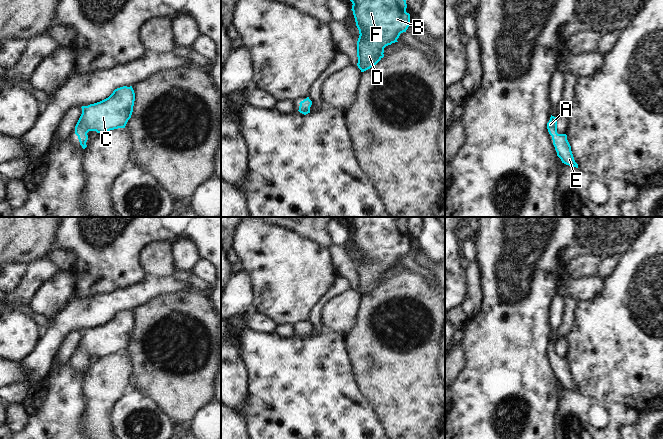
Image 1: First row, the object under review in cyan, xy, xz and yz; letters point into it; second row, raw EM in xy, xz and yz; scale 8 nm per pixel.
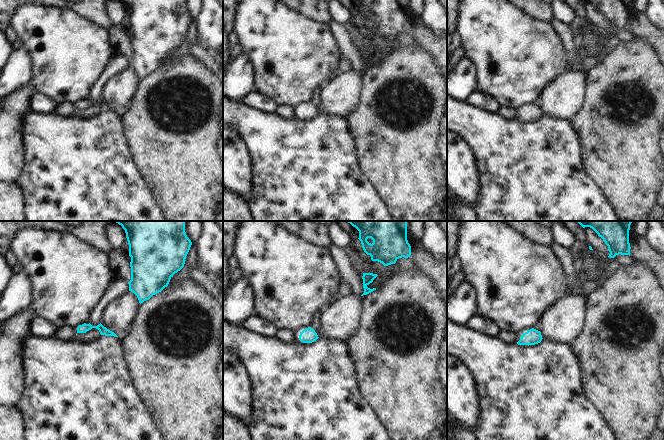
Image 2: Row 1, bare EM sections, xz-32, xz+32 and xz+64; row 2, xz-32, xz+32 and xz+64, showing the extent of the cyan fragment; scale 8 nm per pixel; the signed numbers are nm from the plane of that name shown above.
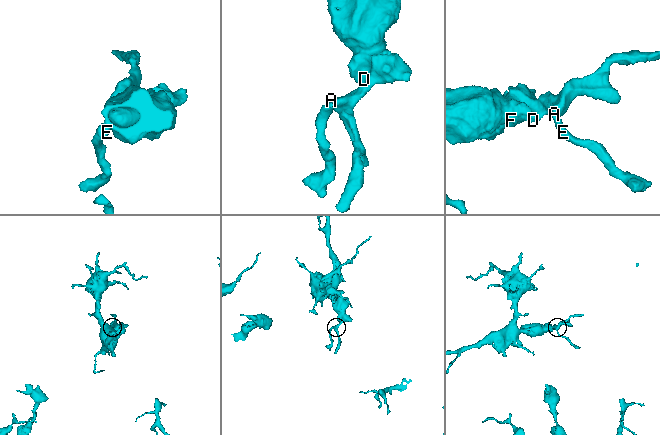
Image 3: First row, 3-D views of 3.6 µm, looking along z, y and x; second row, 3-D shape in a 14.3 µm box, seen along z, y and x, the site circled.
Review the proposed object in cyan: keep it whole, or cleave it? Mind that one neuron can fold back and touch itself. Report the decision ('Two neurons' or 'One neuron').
One neuron

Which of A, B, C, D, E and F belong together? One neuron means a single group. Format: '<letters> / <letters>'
A B C D E F

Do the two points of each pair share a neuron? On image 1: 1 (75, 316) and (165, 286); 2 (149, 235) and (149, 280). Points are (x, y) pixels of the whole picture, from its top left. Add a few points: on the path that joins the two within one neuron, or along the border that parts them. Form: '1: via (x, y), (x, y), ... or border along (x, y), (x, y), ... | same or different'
1: via (97, 310), (117, 300), (128, 299), (143, 292) | same
2: border along (146, 274), (141, 281), (126, 287) | different

